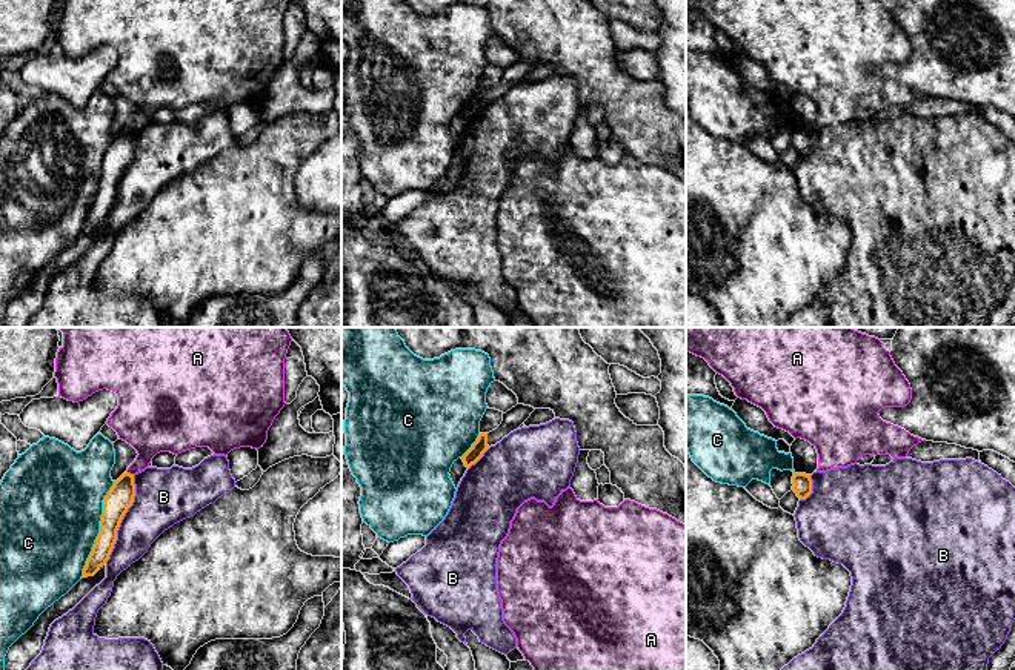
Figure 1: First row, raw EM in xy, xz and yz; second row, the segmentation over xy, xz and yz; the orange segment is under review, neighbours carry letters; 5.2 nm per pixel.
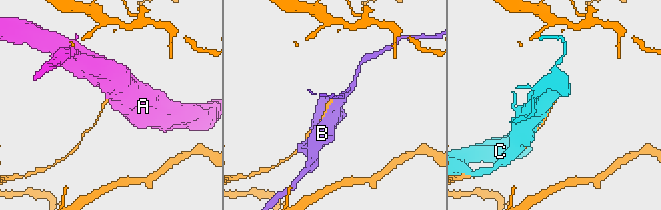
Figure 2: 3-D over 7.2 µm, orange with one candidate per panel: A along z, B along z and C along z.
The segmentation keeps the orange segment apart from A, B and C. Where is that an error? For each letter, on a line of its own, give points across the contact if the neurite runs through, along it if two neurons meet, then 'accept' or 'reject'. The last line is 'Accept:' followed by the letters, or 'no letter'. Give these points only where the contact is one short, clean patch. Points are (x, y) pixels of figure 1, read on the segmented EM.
A: along xy (126, 470), (133, 475) | reject
B: reject
C: reject
Accept: no letter

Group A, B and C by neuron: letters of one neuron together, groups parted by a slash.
A / B / C

